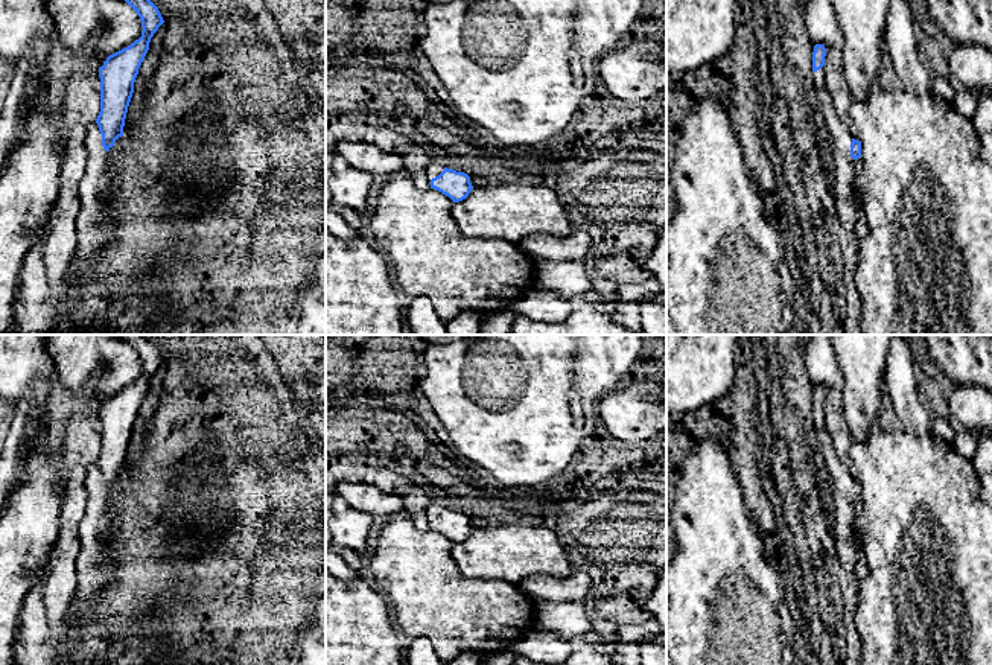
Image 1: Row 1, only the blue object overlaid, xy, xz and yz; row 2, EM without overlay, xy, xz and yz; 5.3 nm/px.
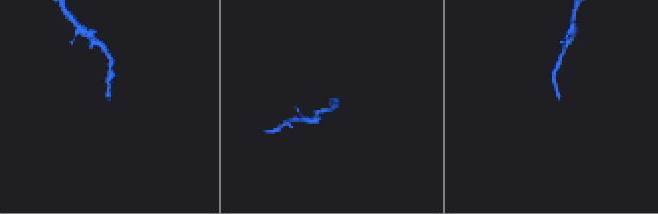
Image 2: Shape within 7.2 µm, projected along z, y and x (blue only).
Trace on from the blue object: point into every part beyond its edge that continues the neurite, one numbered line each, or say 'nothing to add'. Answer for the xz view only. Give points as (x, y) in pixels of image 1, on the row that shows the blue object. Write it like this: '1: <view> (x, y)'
1: xz (434, 169)

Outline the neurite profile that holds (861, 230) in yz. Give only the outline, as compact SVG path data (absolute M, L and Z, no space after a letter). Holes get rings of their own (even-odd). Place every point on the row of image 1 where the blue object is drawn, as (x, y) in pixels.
M861 157L854 160L854 207L855 207L855 230L854 236L857 240L861 240L867 236L869 228L866 222L866 215L860 199L860 172L861 172Z

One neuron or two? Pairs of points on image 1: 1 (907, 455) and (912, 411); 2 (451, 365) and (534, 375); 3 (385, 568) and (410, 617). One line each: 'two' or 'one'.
1: two
2: one
3: one

